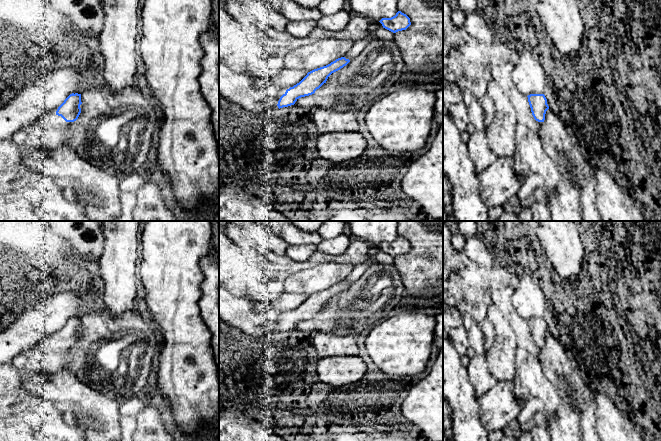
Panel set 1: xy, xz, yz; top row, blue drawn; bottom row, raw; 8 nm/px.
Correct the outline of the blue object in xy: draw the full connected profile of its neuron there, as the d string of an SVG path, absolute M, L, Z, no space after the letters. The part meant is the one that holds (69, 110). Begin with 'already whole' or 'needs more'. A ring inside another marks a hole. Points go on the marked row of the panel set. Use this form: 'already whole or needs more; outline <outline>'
already whole; outline M72 93L58 107L56 115L61 116L66 122L74 122L81 113L81 104L81 94Z

